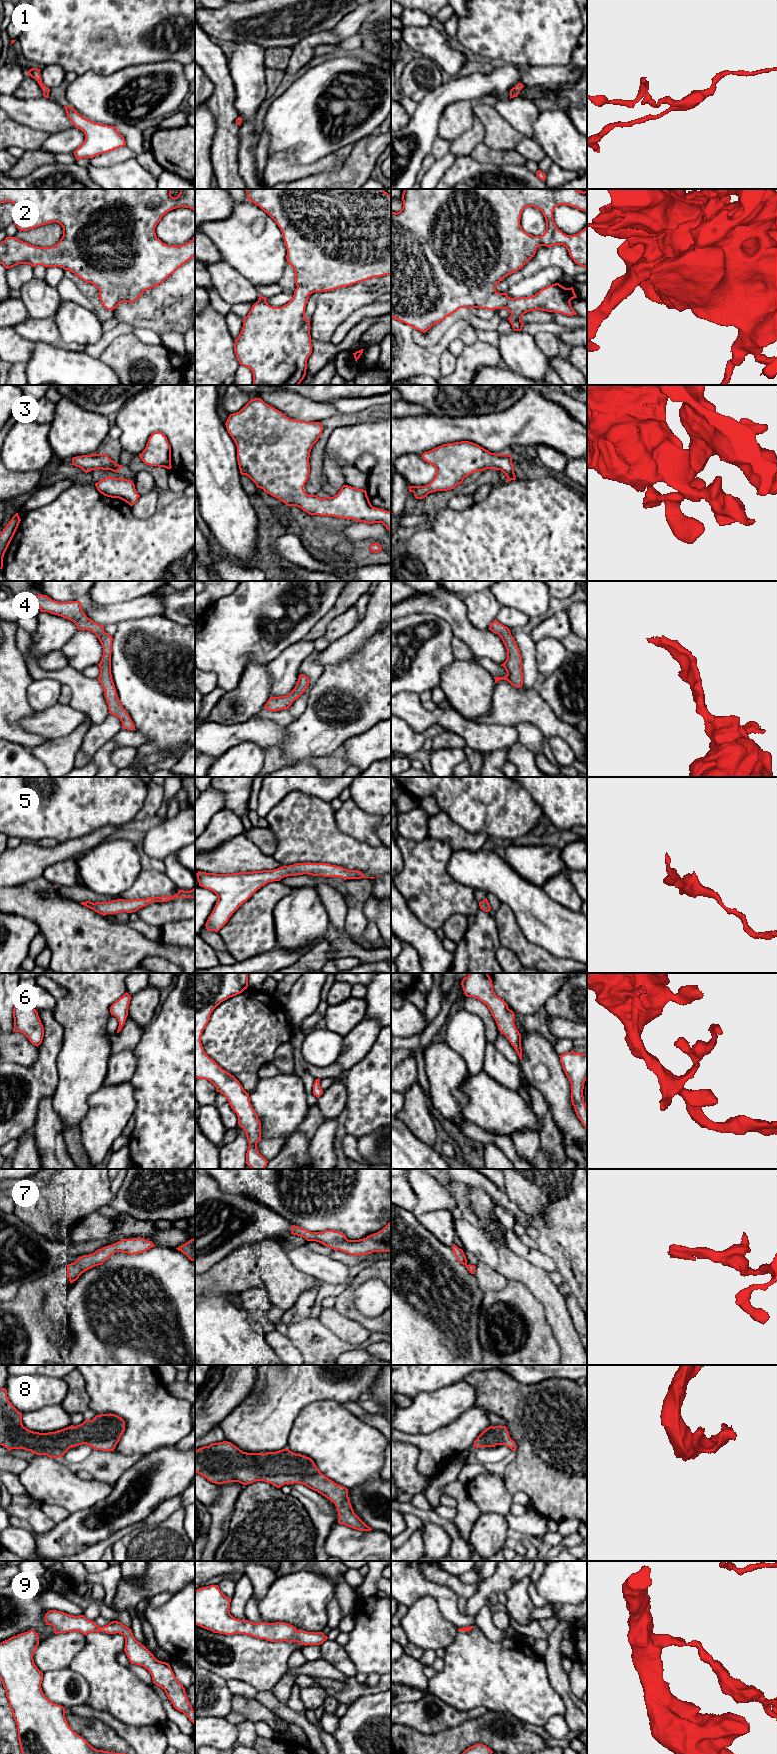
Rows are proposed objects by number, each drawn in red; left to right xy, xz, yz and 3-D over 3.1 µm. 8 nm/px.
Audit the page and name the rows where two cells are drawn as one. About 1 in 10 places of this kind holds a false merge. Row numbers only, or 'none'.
none

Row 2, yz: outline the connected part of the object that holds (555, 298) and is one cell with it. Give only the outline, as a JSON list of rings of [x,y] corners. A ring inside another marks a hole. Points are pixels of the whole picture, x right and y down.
[[[404,189],[402,194],[403,207],[399,212],[391,211],[391,317],[403,322],[413,329],[423,333],[427,332],[433,325],[440,323],[460,308],[481,308],[488,310],[507,309],[511,315],[508,318],[514,331],[521,331],[524,323],[521,317],[529,311],[547,311],[561,313],[567,316],[577,315],[573,310],[570,301],[577,298],[573,287],[565,288],[559,283],[549,285],[541,289],[538,293],[529,297],[510,298],[506,293],[499,293],[496,290],[497,284],[506,276],[520,270],[532,257],[534,257],[539,246],[551,247],[563,245],[569,252],[573,261],[586,268],[587,267],[587,226],[575,235],[566,235],[559,230],[554,222],[553,212],[557,206],[568,205],[587,213],[587,190],[577,189]],[[526,207],[535,207],[540,210],[546,220],[546,230],[541,236],[533,236],[525,232],[520,219]]]

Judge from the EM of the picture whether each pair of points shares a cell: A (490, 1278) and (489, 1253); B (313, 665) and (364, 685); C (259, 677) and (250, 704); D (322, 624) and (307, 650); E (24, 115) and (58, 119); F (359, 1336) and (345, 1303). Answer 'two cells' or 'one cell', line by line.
A: two cells
B: two cells
C: one cell
D: two cells
E: one cell
F: two cells

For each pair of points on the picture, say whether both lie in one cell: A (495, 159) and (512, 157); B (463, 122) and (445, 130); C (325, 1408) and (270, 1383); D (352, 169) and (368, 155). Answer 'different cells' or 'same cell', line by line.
A: same cell
B: same cell
C: different cells
D: same cell

